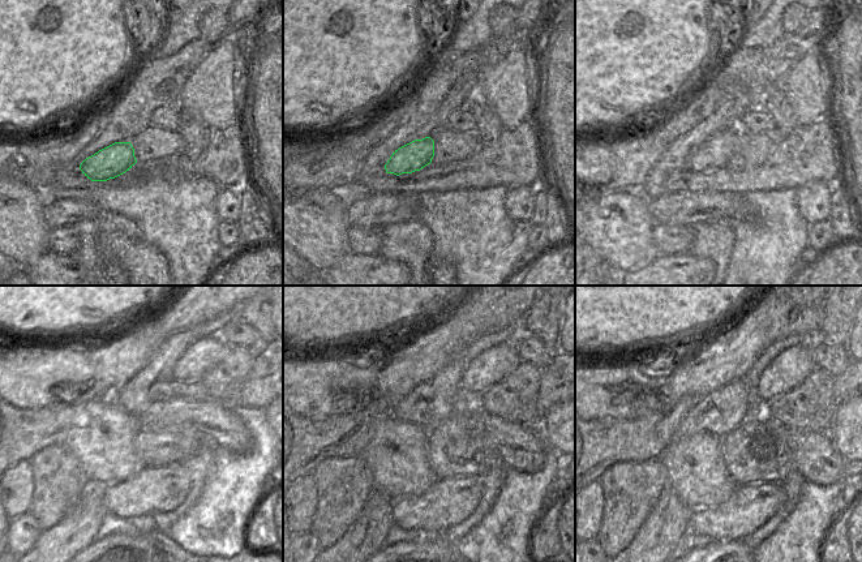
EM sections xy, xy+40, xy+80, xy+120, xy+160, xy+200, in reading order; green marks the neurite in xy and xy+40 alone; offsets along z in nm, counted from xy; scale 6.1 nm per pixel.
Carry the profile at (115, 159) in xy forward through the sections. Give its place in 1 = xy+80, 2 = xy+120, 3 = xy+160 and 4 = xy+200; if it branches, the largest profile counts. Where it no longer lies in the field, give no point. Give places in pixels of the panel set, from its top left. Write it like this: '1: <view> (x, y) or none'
1: xy+80 (717, 150)
2: xy+120 (149, 436)
3: xy+160 (455, 427)
4: xy+200 (789, 368)

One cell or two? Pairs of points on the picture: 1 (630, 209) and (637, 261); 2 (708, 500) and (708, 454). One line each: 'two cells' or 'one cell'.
1: two cells
2: one cell

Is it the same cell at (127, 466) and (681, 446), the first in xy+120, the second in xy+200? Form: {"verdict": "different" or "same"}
{"verdict": "different"}

